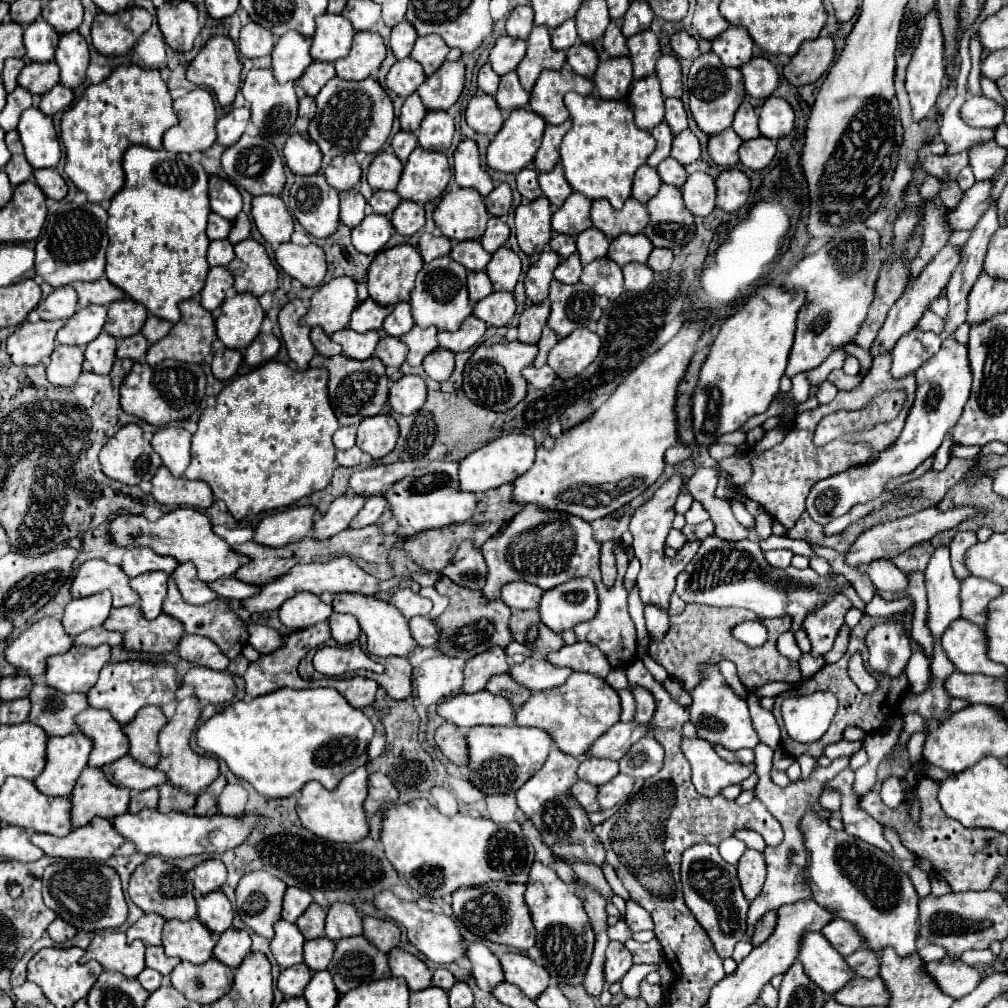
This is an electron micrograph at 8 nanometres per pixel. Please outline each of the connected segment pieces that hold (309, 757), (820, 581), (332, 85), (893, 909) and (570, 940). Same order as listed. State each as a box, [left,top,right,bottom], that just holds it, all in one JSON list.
[[197,689,373,797],[675,535,840,619],[309,77,393,159],[801,811,919,957],[525,861,595,985]]

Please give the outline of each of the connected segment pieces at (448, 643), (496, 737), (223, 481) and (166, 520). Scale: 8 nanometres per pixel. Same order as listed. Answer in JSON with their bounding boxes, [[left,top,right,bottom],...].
[[435,577,511,659],[467,725,553,795],[185,361,339,519],[109,507,251,581]]

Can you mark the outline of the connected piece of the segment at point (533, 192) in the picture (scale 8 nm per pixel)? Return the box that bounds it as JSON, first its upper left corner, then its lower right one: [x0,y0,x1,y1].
[517,169,543,201]

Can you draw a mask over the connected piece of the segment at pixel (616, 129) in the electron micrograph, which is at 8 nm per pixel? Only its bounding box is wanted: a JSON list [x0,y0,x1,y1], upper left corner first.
[561,93,655,209]

